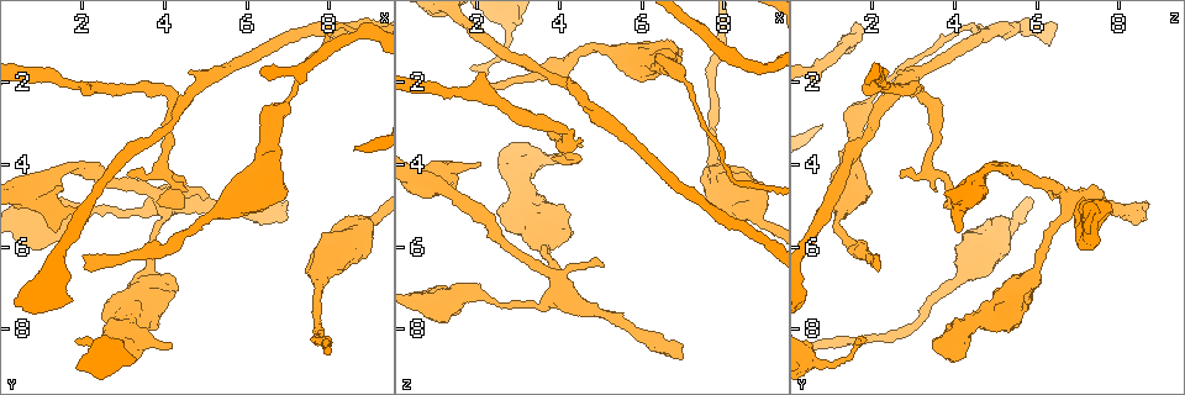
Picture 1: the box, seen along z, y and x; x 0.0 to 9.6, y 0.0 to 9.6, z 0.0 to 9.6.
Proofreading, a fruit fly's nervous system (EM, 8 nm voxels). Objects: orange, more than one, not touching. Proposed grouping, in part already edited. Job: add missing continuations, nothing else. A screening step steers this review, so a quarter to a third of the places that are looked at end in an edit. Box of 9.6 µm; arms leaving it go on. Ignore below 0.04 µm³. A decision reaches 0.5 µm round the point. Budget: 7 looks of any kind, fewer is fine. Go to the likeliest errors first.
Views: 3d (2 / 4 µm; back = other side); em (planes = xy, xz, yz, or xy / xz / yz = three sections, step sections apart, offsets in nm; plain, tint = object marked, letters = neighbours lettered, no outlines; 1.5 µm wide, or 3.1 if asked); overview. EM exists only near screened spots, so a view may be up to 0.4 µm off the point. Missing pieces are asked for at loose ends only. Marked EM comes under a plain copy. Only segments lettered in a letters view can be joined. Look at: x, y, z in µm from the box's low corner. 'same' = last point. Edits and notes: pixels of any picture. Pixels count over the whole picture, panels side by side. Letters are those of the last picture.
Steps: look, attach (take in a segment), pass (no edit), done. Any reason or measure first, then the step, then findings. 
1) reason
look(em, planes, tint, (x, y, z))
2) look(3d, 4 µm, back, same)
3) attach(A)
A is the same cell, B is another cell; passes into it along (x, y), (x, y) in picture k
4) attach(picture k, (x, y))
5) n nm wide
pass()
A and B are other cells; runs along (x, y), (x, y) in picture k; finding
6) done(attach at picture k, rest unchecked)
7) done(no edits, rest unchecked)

look(3d, 4 µm, (2.05, 6.60, 2.10))

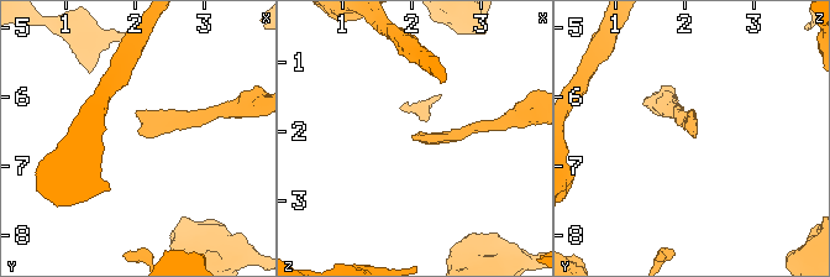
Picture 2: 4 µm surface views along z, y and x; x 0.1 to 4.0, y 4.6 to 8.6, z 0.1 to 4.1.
shape alone is not enough
look(em, planes, letters, (2.10, 6.50, 2.15))

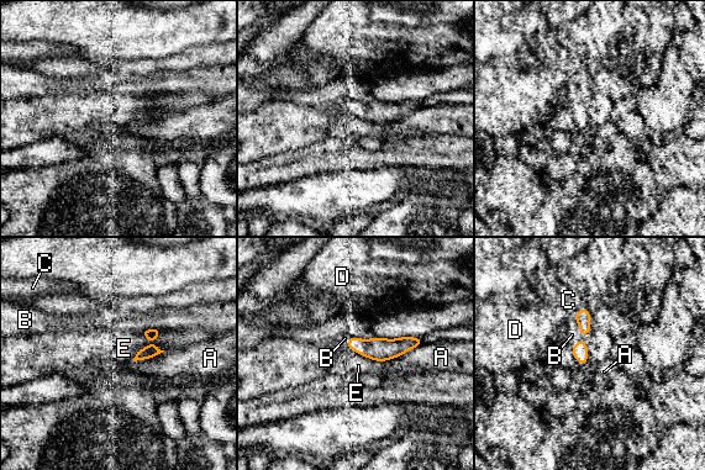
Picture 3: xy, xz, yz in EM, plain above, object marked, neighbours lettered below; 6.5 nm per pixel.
A touches over 300 nm
attach(B)
B is the same cell, A, C, D and E are other cells; it goes on there

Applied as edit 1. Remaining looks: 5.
see it whole again
look(overview)

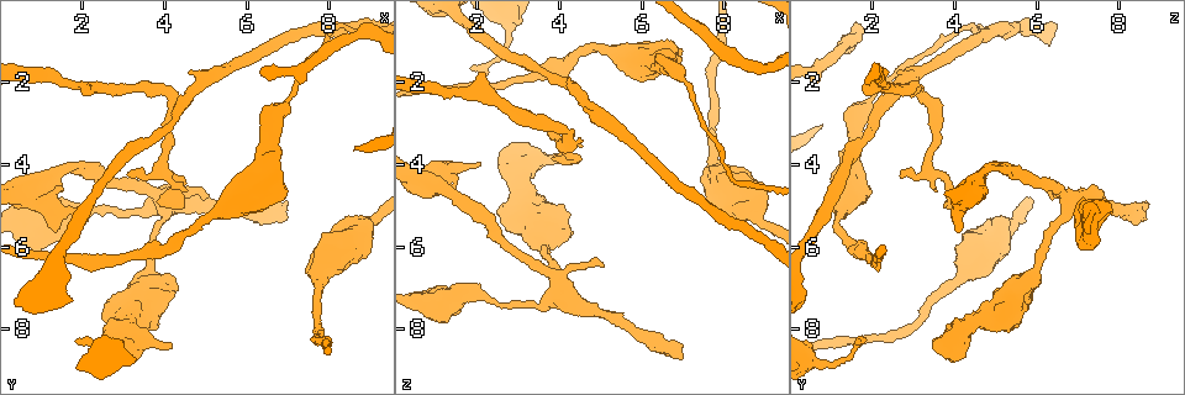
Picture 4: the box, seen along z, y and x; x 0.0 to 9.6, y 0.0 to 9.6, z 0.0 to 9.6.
an open end
look(3d, 4 µm, (5.10, 4.80, 6.50))

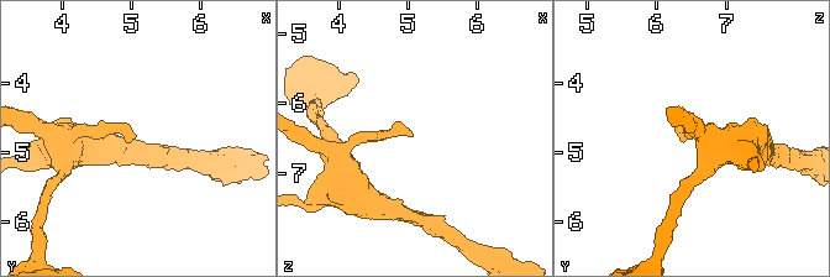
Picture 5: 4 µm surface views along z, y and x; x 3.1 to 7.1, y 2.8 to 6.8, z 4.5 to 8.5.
now the EM
look(em, xz, step 8, letters, (5.05, 4.80, 6.45))

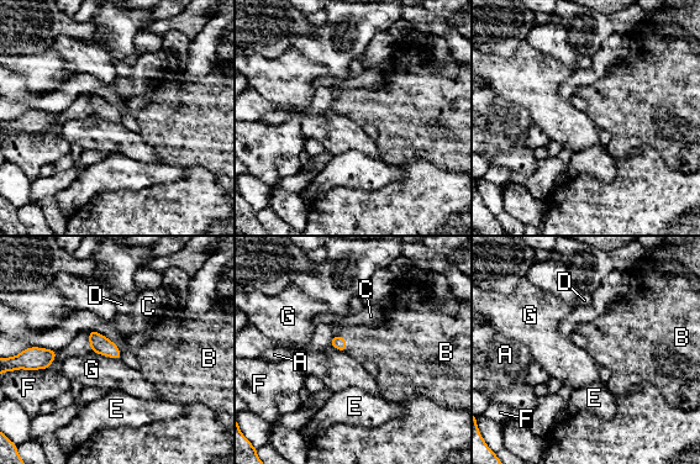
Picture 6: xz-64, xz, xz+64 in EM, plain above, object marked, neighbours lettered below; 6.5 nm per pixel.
look(em, planes, letters, same)

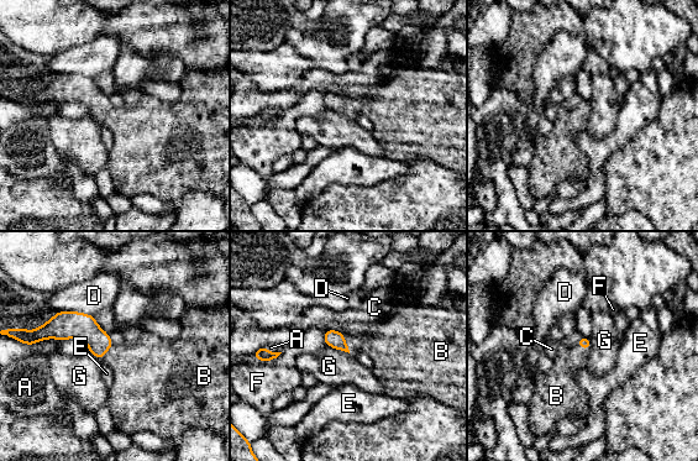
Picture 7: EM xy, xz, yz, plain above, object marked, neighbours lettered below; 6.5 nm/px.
D touches over 240 nm
attach(B)
B is the same cell, A, C, D, E, F and G are other cells; passes into it along (334, 339), (345, 342), (383, 341) in picture 7; it goes on there

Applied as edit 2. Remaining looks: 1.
branch stops here
look(em, planes, letters, (2.15, 2.15, 1.80))

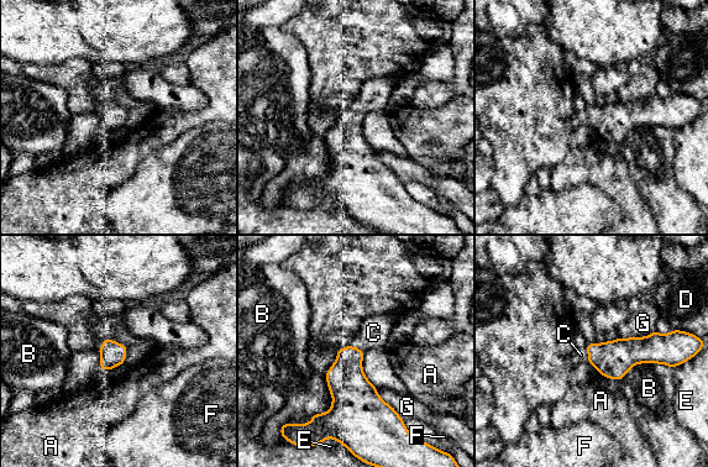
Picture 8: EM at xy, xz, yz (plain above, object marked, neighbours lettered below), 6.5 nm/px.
attach(C)
C is the same cell, A, B, D, E, F and G are other cells; the neuron continues

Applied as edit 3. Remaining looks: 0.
done(attach at picture 3, attach at picture 7, attach at picture 8, rest unchecked)

